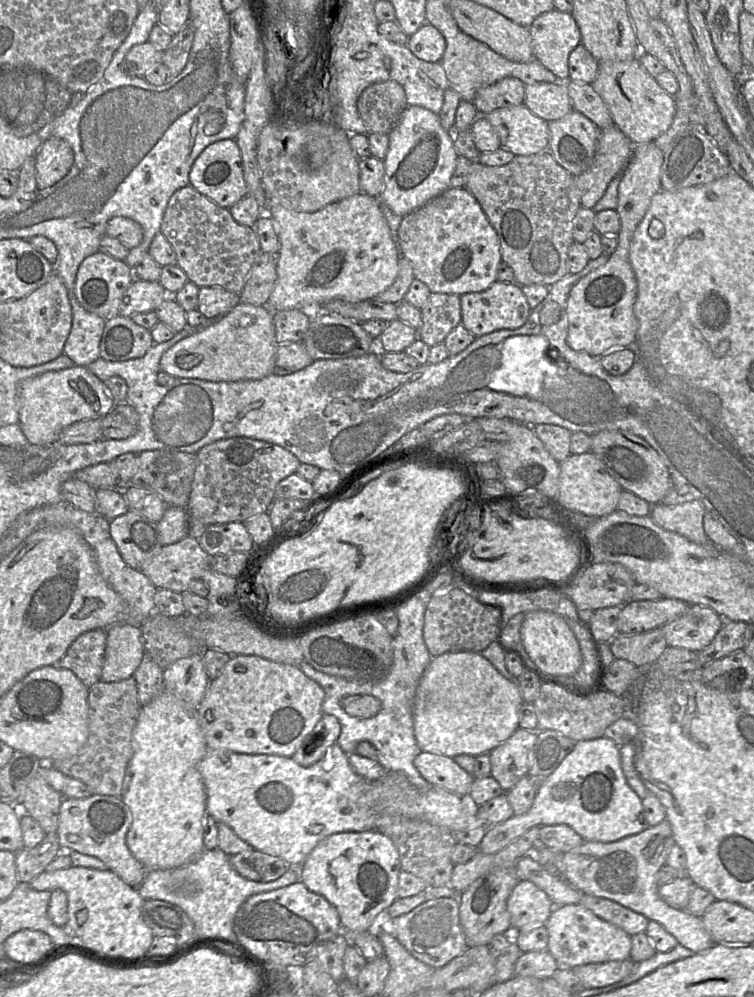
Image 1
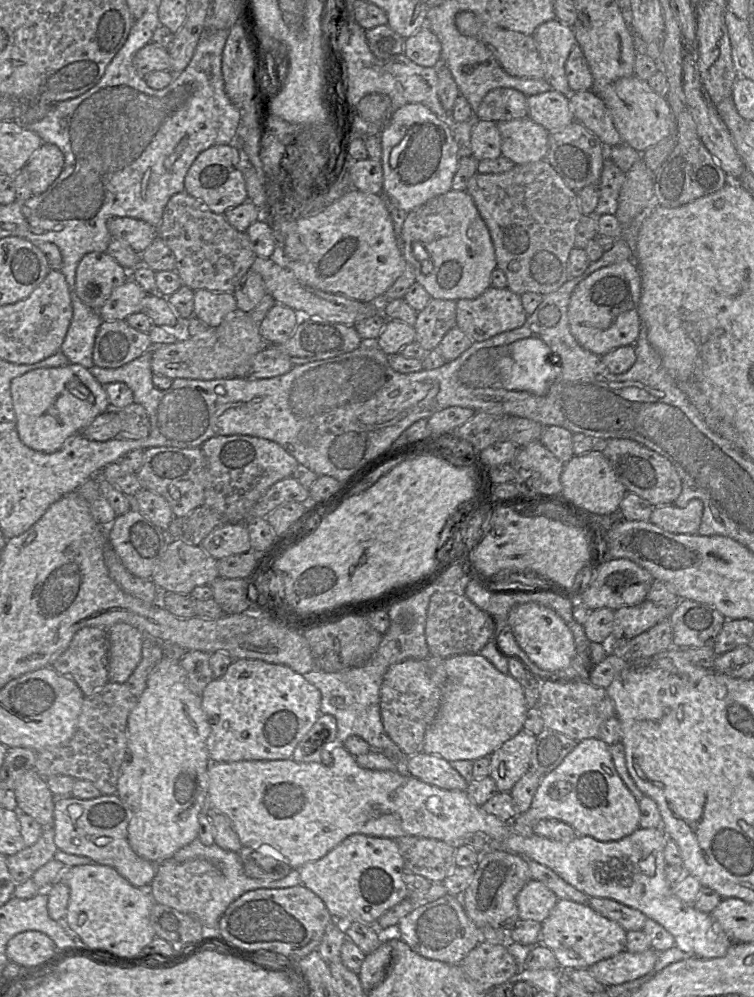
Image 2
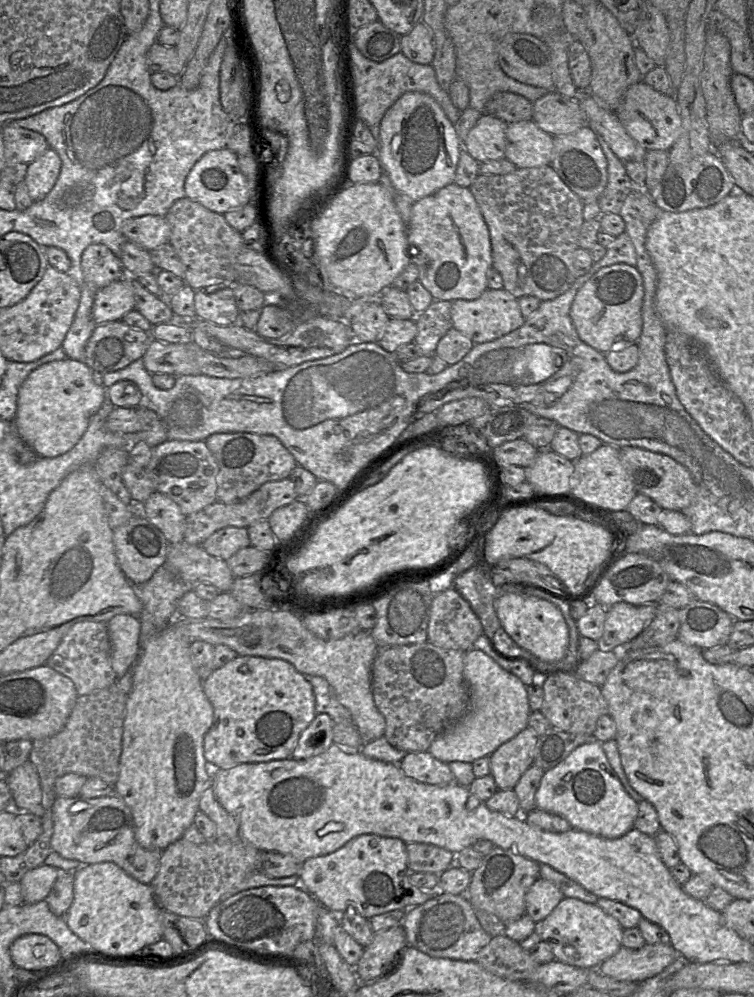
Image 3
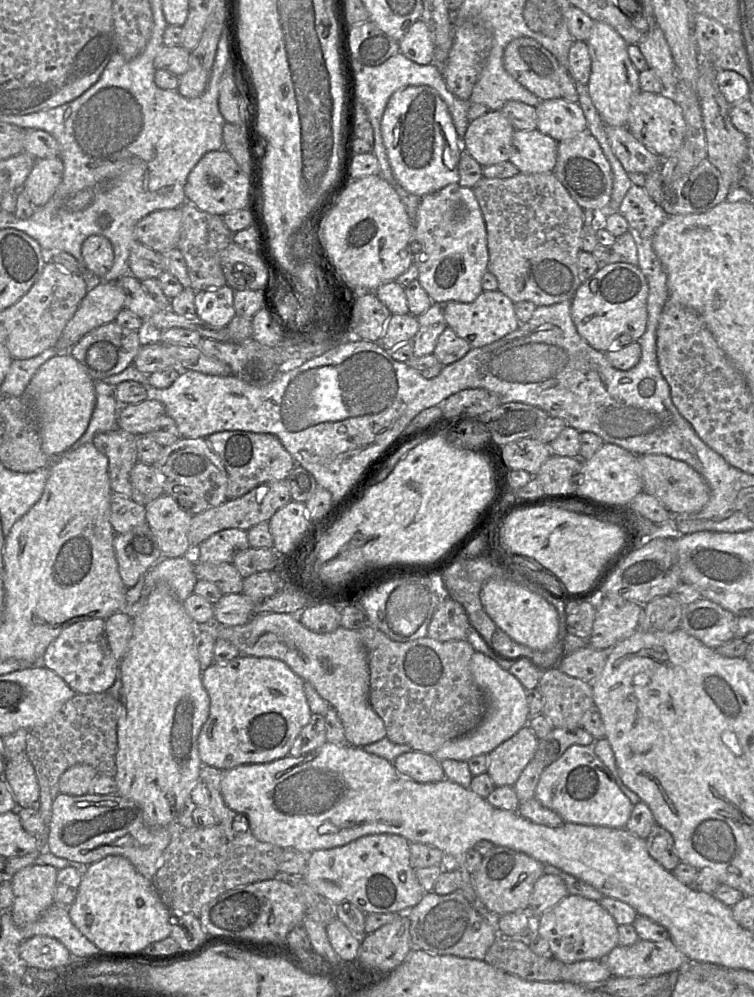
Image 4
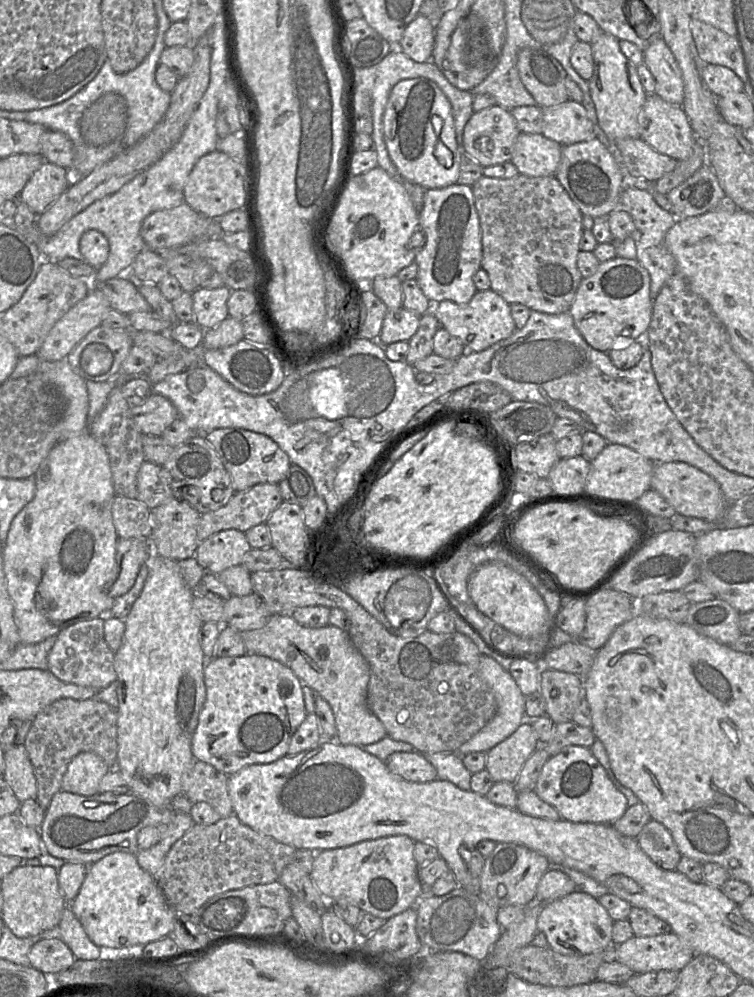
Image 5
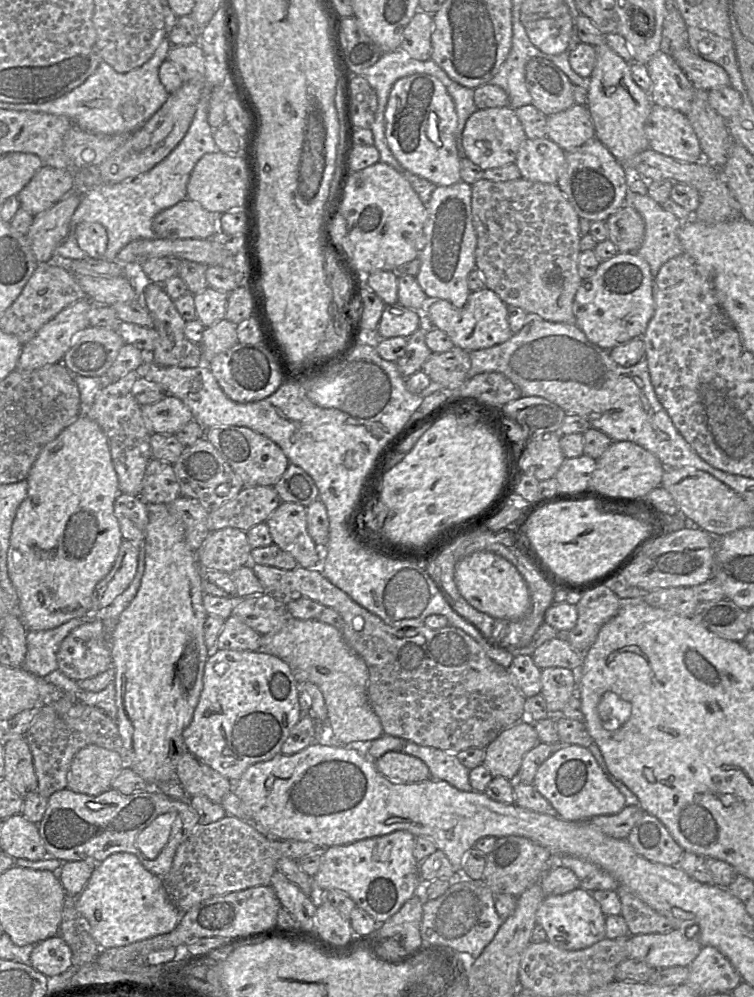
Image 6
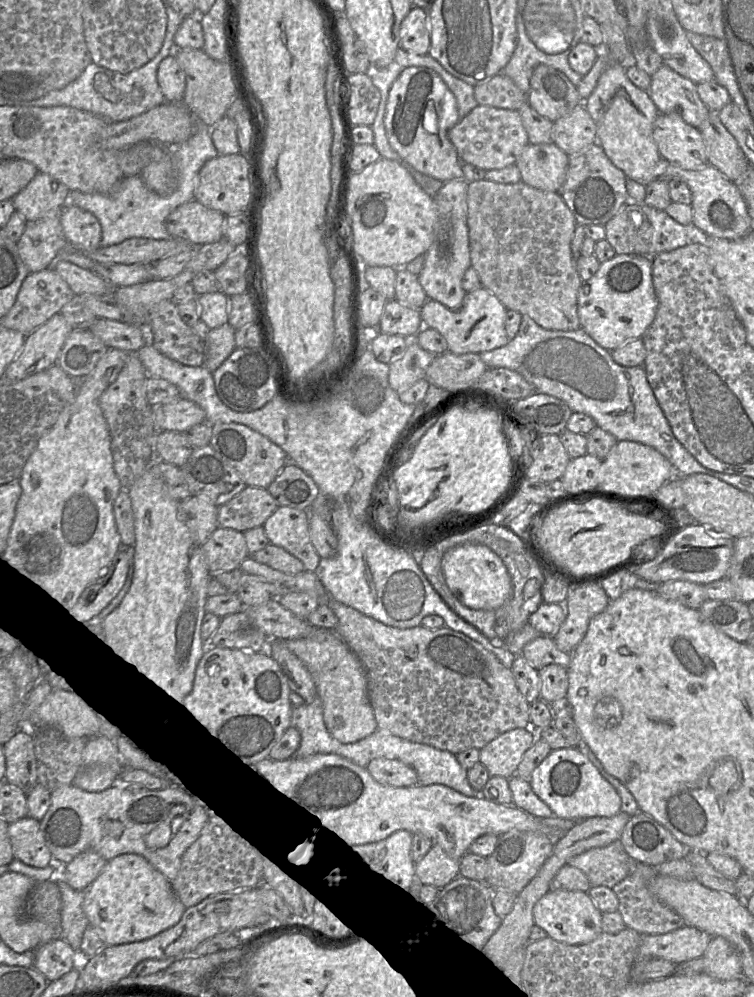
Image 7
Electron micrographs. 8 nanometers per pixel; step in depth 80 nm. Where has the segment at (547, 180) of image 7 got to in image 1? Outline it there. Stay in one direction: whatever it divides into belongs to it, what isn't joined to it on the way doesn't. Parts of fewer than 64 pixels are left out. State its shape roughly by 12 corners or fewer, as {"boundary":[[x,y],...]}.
{"boundary":[[523,104],[485,115],[515,156],[548,150],[548,122]]}

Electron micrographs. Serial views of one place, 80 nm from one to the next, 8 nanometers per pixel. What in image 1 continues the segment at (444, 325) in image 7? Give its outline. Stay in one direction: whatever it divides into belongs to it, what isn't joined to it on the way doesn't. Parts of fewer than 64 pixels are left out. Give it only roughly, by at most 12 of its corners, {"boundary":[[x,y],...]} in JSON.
{"boundary":[[517,283],[460,295],[475,337],[523,326],[531,308]]}

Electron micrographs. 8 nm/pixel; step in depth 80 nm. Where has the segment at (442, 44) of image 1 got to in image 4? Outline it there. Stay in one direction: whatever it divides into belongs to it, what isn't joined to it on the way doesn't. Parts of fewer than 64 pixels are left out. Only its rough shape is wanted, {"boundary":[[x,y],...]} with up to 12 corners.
{"boundary":[[416,20],[399,40],[399,51],[415,63],[432,63],[429,28]]}

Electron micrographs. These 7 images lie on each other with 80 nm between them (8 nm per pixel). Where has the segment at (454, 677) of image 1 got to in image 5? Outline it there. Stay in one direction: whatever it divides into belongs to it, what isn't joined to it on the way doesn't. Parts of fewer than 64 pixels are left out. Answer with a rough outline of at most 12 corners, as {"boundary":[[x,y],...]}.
{"boundary":[[480,656],[480,675],[497,712],[460,746],[488,752],[527,719],[519,686],[496,660]]}

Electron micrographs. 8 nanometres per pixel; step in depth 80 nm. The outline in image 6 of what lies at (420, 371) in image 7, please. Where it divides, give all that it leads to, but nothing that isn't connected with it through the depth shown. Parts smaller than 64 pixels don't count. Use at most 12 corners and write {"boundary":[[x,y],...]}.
{"boundary":[[425,320],[407,338],[396,361],[404,378],[422,369],[432,351],[425,342],[431,324]]}

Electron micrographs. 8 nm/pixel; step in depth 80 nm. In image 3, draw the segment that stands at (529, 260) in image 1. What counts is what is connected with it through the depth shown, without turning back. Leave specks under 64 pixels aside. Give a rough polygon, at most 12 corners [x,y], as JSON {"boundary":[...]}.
{"boundary":[[551,165],[479,174],[492,268],[516,299],[576,280],[584,202]]}

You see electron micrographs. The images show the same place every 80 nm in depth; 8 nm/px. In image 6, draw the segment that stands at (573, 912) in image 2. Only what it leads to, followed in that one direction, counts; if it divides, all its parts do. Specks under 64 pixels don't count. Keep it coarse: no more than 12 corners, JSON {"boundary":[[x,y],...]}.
{"boundary":[[581,888],[545,897],[536,923],[563,950],[606,938],[605,918]]}

